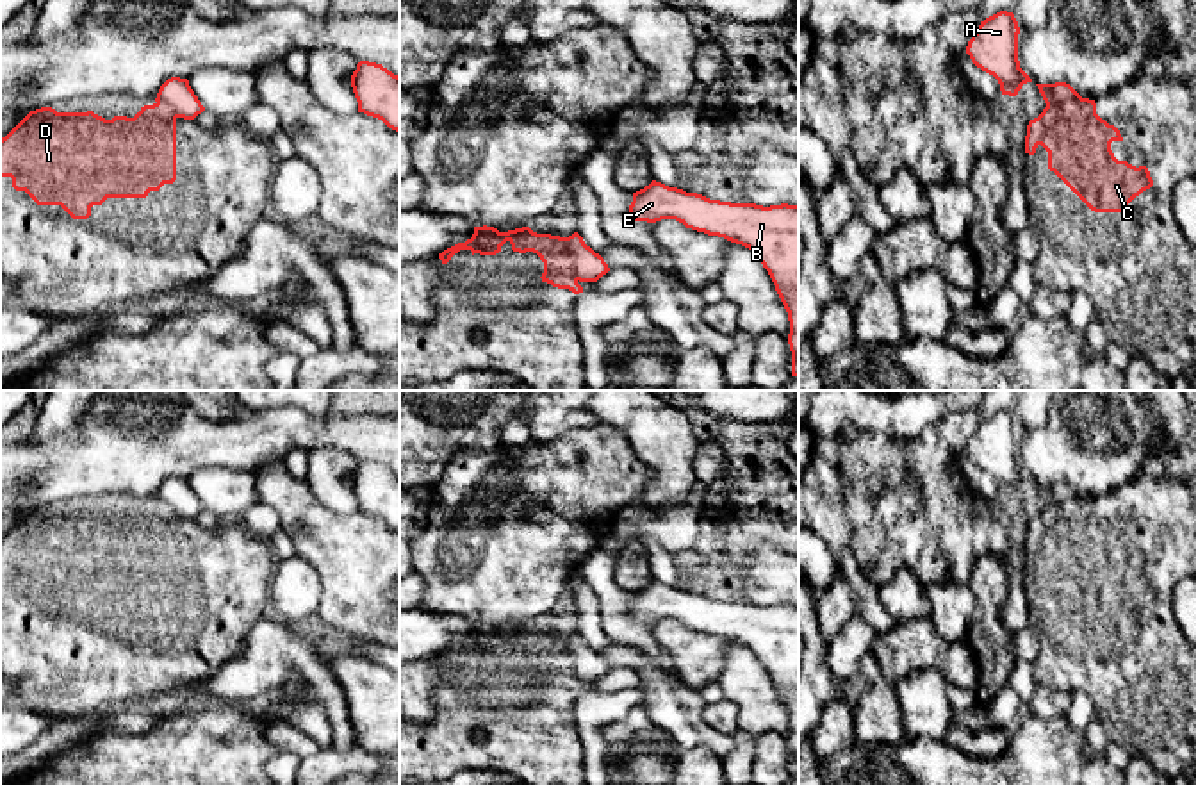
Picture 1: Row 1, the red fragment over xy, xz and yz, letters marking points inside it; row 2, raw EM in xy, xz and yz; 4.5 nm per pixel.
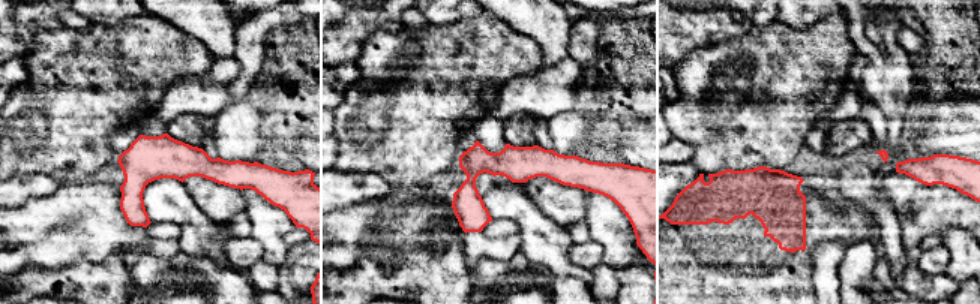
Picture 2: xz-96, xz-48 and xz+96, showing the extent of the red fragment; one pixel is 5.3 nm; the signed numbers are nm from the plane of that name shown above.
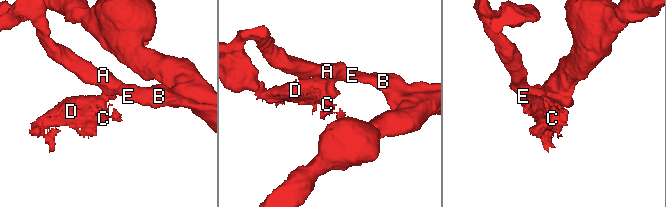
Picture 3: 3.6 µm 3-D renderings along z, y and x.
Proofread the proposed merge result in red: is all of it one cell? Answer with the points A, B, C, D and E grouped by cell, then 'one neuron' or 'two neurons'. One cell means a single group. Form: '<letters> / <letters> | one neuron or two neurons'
A B E / C D | two neurons

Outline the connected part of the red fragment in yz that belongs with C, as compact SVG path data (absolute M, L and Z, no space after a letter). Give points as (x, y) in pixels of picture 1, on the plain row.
M1082 498L1070 507L1045 507L1030 519L1025 535L1025 553L1034 555L1041 544L1048 551L1048 569L1054 571L1091 610L1123 612L1128 603L1153 585L1146 566L1118 560L1112 541L1123 541L1120 530L1096 514L1095 500Z

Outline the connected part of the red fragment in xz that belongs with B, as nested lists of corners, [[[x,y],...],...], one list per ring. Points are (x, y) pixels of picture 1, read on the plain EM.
[[[652,580],[633,592],[633,621],[676,619],[686,628],[749,648],[768,671],[788,712],[792,776],[799,778],[799,605],[710,599]]]

